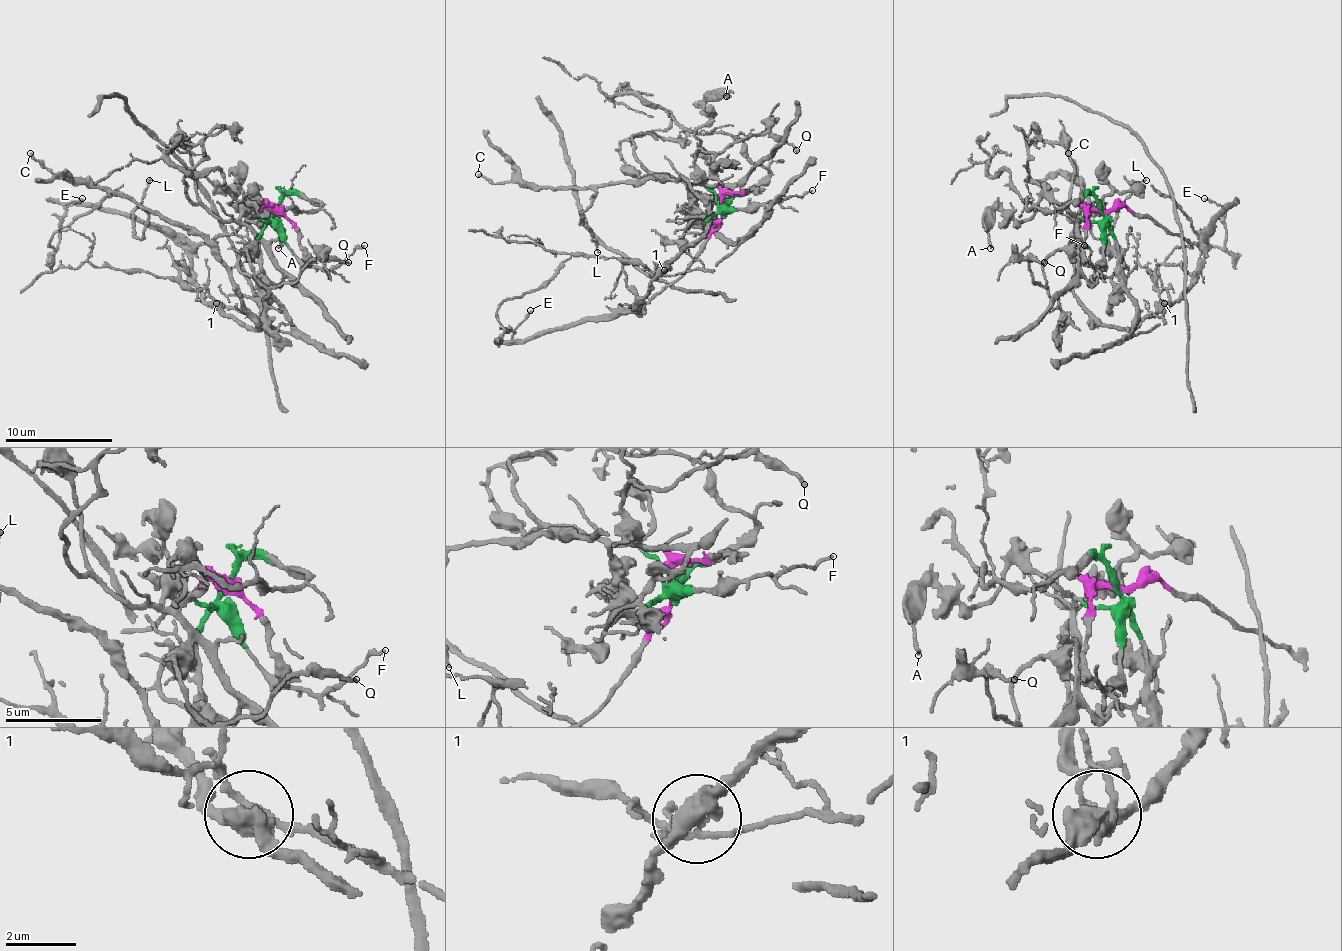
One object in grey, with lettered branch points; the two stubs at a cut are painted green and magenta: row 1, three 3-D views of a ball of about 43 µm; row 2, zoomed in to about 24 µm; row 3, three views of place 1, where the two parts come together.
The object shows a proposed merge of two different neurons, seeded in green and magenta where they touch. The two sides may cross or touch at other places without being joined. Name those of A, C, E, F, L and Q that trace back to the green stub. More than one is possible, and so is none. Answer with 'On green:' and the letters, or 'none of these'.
On green: A, F, Q

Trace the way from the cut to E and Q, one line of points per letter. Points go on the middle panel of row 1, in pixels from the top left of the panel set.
E: (722, 207), (722, 221), (697, 258), (644, 304), (518, 341), (515, 328), (531, 309)
Q: (722, 207), (697, 183), (703, 183), (695, 161), (700, 148), (716, 153), (762, 135), (783, 137), (797, 151)

